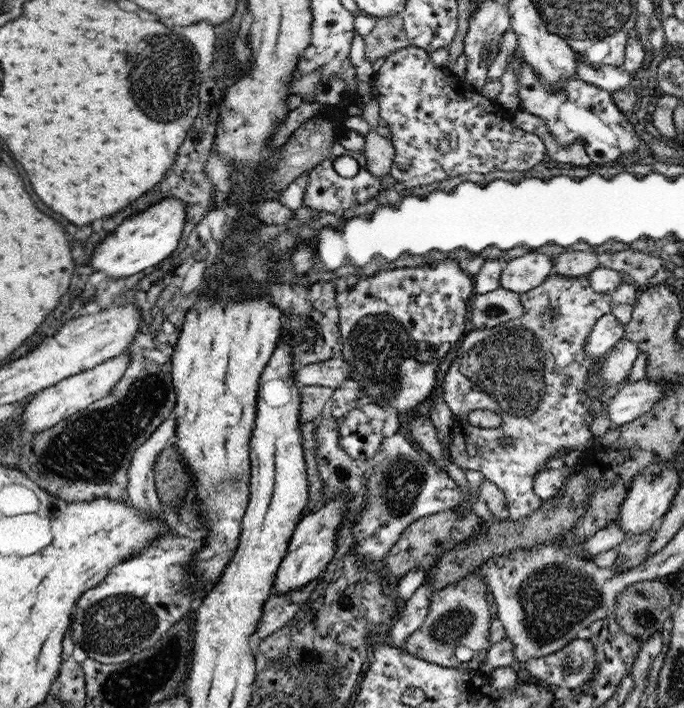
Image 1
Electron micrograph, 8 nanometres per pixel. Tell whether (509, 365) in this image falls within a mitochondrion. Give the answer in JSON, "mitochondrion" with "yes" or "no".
{"mitochondrion":"yes"}

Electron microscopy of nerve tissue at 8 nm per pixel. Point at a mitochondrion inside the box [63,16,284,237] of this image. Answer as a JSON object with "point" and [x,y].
{"point":[163,87]}

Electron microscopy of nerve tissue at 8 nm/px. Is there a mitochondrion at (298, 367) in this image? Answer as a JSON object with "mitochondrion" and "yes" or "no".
{"mitochondrion":"no"}

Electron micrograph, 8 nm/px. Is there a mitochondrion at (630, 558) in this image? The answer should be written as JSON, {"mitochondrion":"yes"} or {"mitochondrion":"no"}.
{"mitochondrion":"no"}

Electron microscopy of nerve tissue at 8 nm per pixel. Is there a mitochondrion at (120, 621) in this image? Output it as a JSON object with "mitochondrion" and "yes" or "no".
{"mitochondrion":"yes"}

